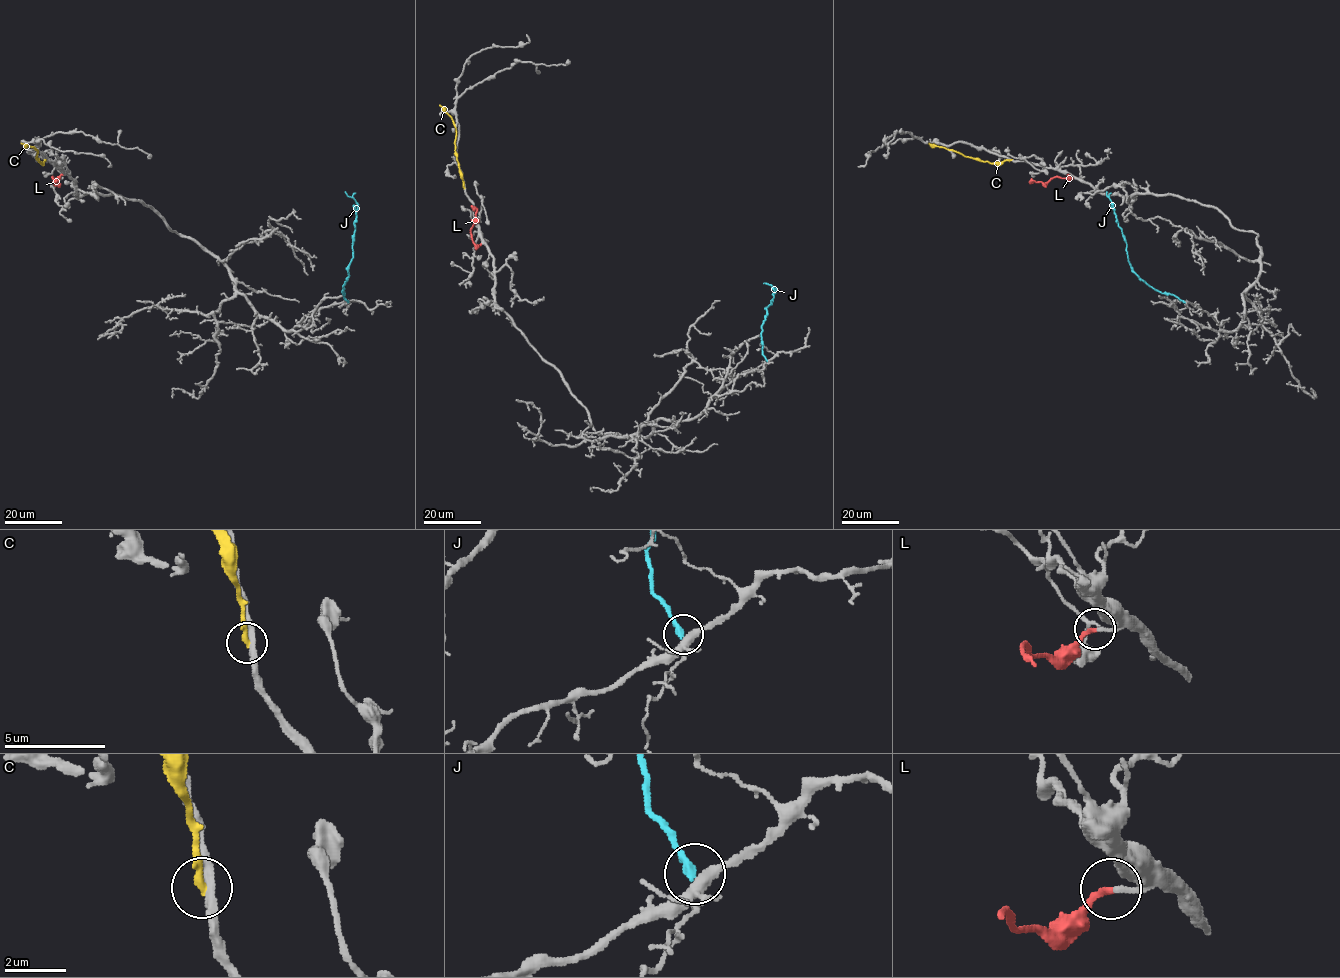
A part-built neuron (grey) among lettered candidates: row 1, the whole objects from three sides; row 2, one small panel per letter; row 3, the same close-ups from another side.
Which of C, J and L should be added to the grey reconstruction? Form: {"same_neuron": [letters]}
{"same_neuron": ["L"]}

